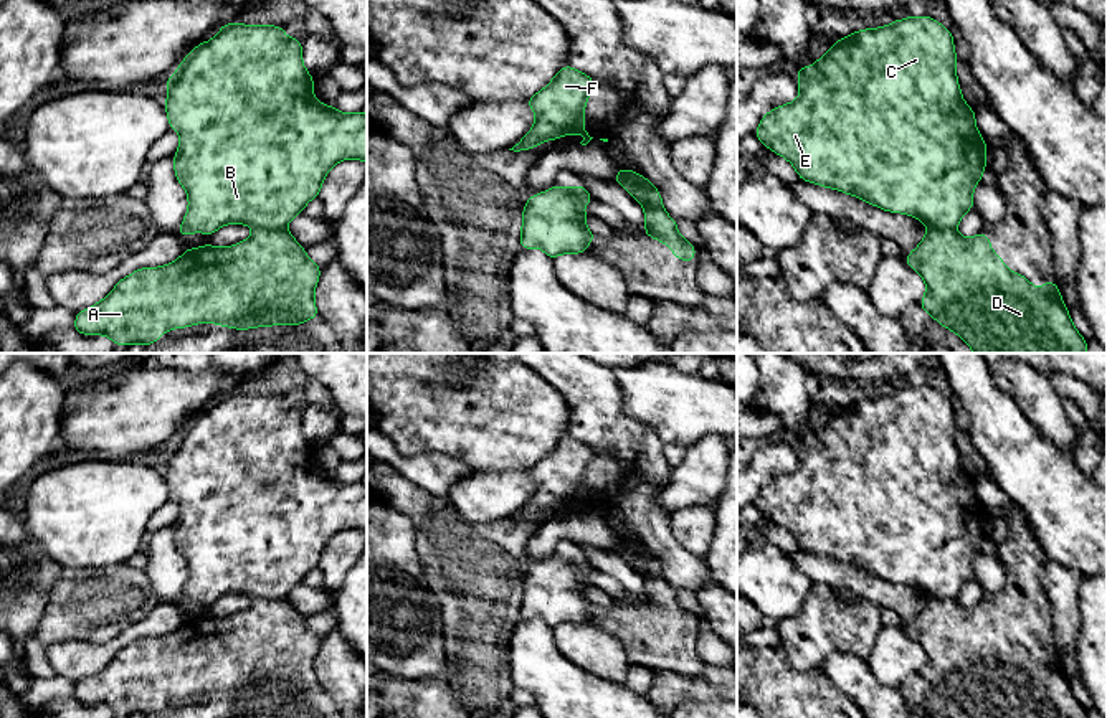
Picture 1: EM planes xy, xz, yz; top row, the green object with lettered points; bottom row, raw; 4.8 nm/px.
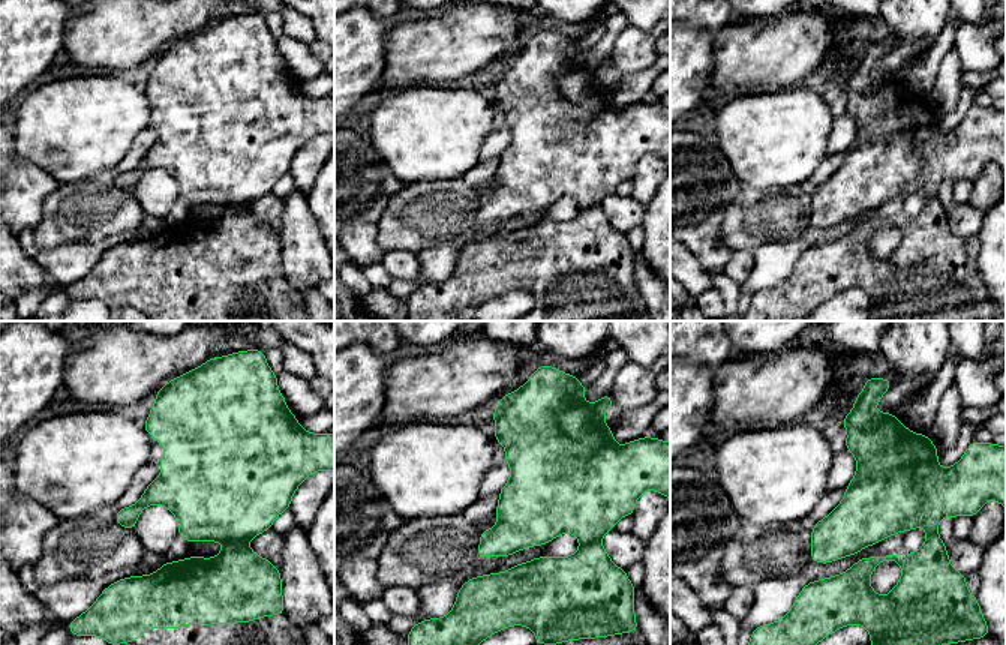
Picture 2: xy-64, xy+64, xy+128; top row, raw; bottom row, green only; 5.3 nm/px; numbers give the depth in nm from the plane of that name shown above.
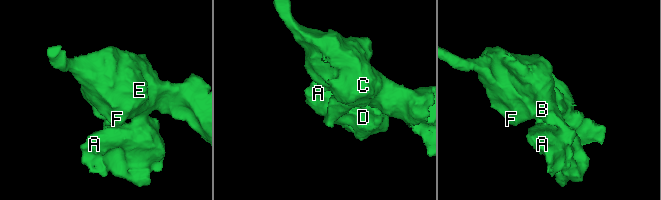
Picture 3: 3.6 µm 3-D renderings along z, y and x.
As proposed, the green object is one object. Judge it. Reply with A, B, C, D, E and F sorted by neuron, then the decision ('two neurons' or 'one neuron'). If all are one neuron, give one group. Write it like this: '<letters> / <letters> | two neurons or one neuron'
A D / B C E F | two neurons

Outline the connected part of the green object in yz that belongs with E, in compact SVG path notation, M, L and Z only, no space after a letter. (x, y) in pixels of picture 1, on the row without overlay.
M929 385L907 386L904 390L894 390L891 394L881 398L854 401L846 408L836 409L831 419L823 427L816 429L813 436L796 437L800 456L798 469L768 480L753 503L763 517L772 518L777 525L786 528L795 536L798 548L805 551L858 566L889 583L914 586L929 598L957 599L962 586L975 578L973 560L983 546L986 536L985 523L988 518L976 500L975 479L967 475L960 462L957 431L952 401Z

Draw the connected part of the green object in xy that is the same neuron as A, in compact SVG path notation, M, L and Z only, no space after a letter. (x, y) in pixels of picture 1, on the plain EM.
M254 598L254 602L226 617L188 617L178 629L160 637L140 637L121 649L97 673L76 683L73 700L83 705L107 705L114 715L144 713L150 716L162 703L202 692L248 700L269 695L301 695L319 687L314 660L321 647L321 635L311 631L304 617L286 599Z

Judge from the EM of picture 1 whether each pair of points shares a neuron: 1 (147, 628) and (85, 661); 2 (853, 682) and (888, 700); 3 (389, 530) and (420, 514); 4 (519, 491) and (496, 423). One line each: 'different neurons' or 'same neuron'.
1: same neuron
2: same neuron
3: different neurons
4: different neurons

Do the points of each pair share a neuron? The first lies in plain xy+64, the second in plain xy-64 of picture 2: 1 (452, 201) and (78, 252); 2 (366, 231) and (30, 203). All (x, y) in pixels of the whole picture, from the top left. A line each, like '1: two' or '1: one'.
1: two
2: one

